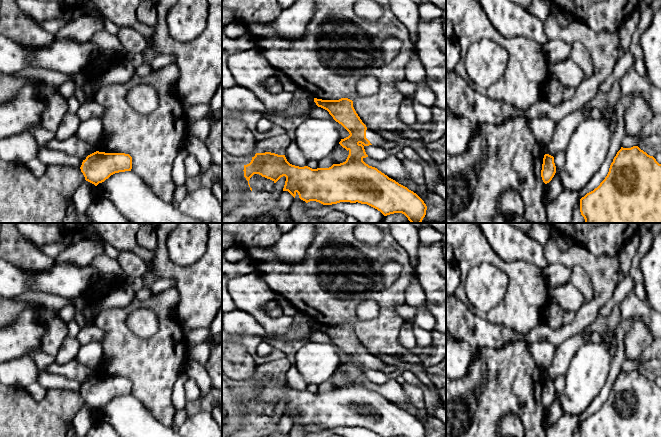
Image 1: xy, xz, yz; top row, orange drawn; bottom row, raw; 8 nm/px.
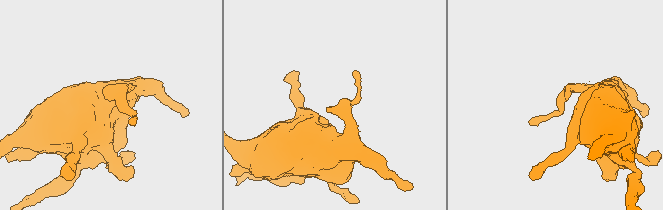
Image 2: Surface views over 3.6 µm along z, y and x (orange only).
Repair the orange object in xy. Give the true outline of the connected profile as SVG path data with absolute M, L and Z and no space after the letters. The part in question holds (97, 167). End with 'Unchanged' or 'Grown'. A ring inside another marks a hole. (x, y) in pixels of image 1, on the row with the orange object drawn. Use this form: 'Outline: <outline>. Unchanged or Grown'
Outline: M96 151L83 160L80 169L85 180L97 186L115 173L131 171L132 157L125 153Z. Unchanged

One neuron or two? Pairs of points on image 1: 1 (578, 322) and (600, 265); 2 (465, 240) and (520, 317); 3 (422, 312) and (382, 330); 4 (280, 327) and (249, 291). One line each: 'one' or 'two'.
1: one
2: one
3: two
4: one

